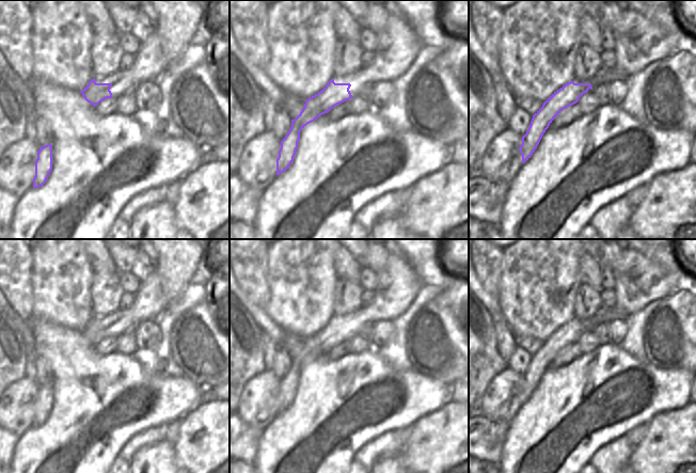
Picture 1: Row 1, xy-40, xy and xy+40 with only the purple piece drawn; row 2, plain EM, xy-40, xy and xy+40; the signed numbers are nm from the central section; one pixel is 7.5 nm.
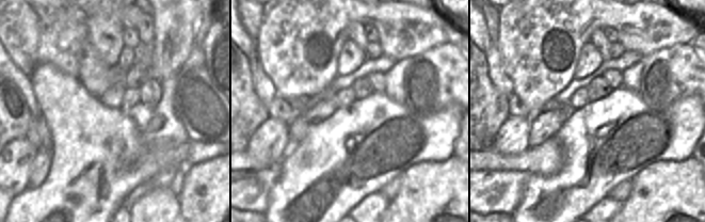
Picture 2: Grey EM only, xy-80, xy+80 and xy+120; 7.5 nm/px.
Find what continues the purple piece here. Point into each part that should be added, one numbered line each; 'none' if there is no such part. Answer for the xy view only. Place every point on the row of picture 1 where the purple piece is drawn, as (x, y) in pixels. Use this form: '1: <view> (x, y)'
1: xy (301, 38)

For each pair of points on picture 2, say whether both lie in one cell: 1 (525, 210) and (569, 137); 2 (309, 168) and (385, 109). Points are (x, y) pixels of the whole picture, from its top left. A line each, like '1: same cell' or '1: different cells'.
1: same cell
2: same cell

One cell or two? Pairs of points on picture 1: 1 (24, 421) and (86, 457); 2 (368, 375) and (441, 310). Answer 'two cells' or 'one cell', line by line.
1: two cells
2: two cells

